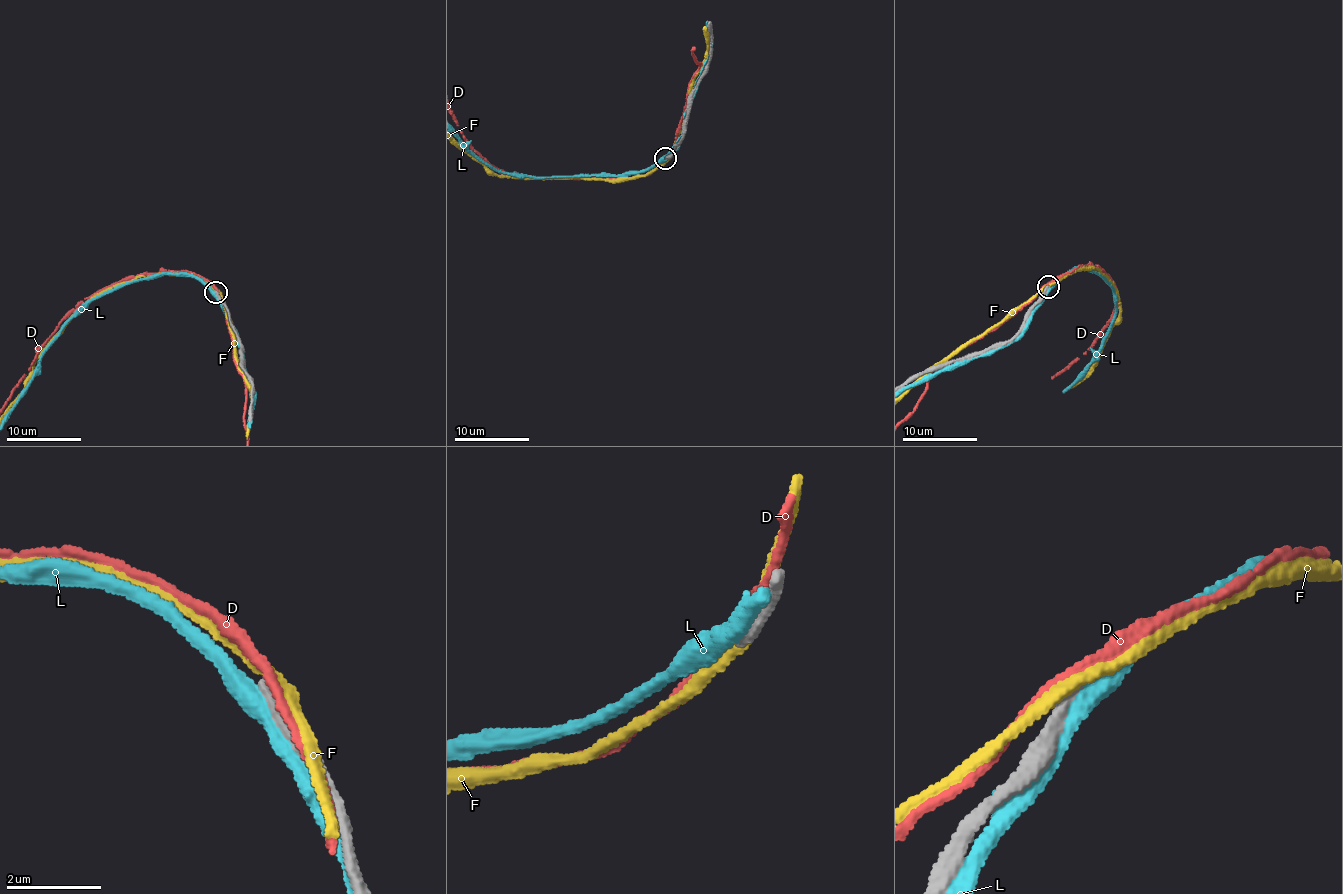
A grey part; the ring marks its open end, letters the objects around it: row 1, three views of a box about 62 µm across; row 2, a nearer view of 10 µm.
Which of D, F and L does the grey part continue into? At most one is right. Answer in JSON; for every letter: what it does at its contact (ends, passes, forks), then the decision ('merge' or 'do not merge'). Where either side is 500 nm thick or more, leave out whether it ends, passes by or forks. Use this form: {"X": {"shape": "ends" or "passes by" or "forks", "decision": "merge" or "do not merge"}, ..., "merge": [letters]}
{"D": {"shape": "passes by", "decision": "do not merge"}, "F": {"shape": "passes by", "decision": "do not merge"}, "L": {"shape": "passes by", "decision": "do not merge"}, "merge": []}

